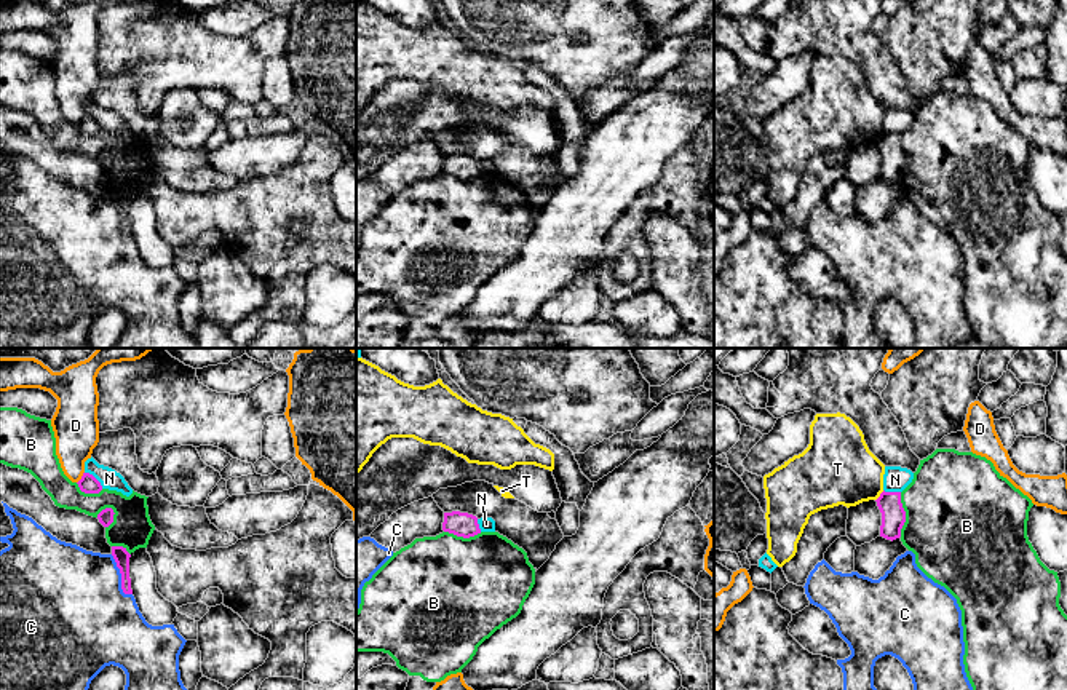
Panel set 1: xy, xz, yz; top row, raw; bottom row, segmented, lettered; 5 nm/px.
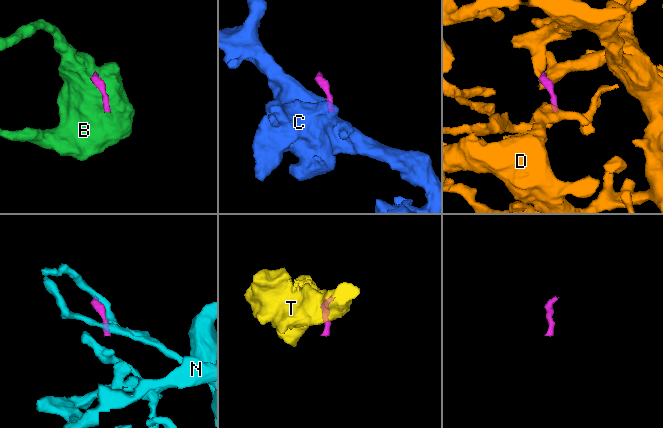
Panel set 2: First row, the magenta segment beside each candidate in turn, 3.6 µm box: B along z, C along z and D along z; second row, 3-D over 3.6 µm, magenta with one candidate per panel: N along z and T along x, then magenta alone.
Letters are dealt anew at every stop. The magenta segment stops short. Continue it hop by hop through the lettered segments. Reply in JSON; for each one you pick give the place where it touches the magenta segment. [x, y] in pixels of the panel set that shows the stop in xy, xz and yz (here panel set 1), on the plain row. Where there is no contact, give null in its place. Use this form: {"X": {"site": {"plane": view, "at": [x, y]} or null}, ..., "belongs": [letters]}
{"belongs": []}

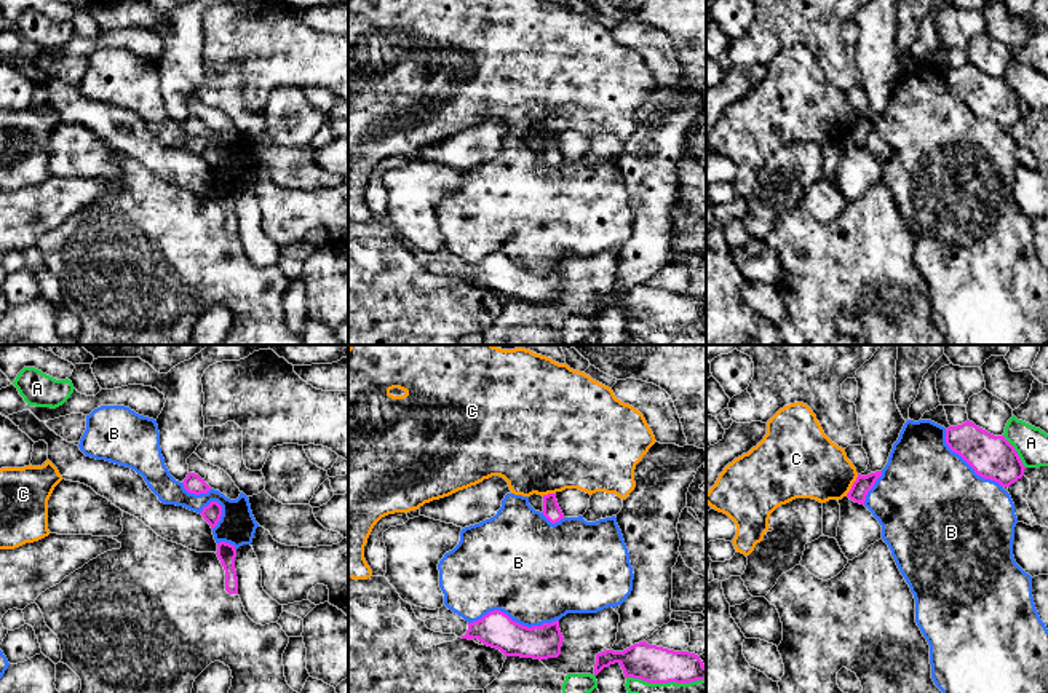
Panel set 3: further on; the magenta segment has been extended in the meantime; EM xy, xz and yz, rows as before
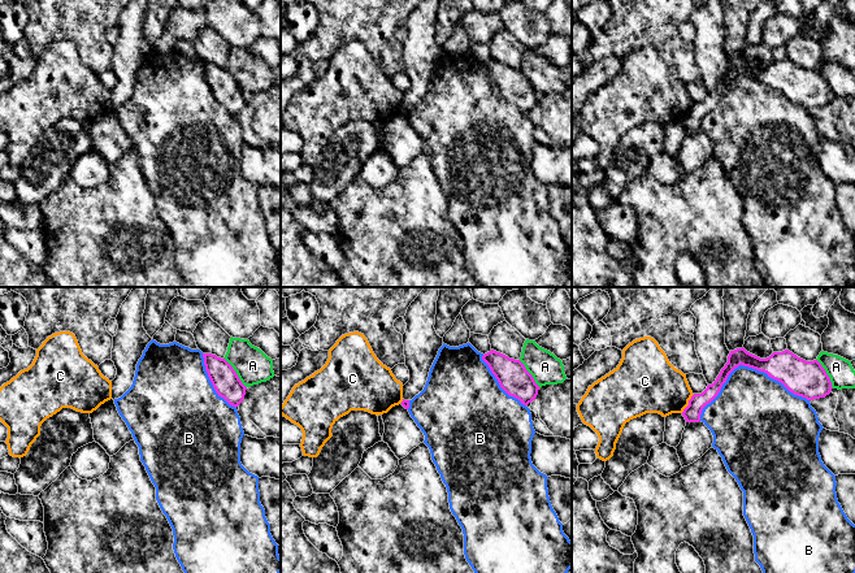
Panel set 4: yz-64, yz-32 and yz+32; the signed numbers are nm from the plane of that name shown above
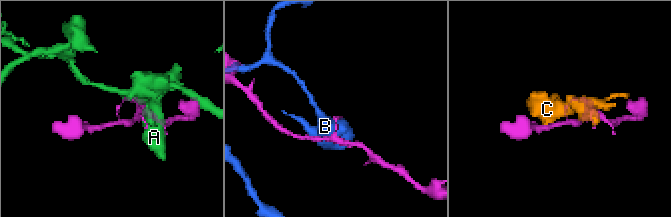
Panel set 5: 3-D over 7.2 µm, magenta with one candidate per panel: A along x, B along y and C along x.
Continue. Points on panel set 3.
{"belongs": []}

